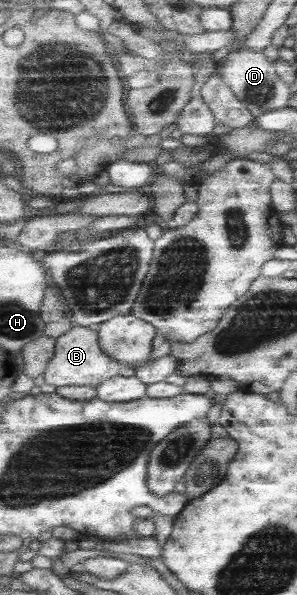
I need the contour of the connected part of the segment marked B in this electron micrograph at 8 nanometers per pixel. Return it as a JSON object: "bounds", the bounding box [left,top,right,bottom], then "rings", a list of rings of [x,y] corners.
{"bounds":[43,326,124,389],"rings":[[[72,326],[65,334],[56,338],[56,349],[43,373],[46,389],[70,386],[98,387],[111,377],[122,373],[124,366],[116,358],[104,353],[99,342],[98,331],[88,327]]]}

